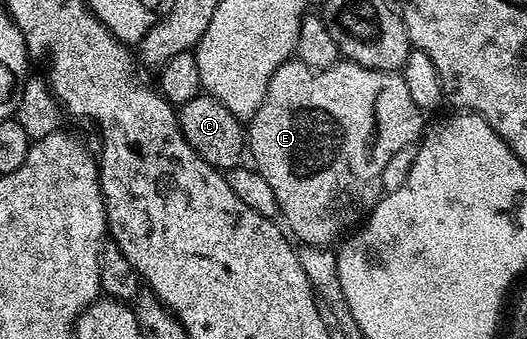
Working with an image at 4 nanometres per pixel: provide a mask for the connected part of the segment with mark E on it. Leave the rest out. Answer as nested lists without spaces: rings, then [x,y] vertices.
[[[288,60],[283,62],[281,68],[277,68],[277,72],[273,72],[273,76],[269,80],[269,88],[266,90],[266,95],[263,97],[263,103],[257,108],[257,112],[249,120],[247,126],[247,148],[249,156],[253,158],[252,163],[258,173],[265,177],[267,187],[271,190],[272,199],[279,206],[289,228],[288,231],[299,239],[302,245],[307,246],[322,246],[328,247],[332,245],[331,242],[335,241],[345,230],[350,231],[355,225],[358,225],[372,210],[375,209],[376,203],[382,197],[382,186],[380,184],[380,176],[367,176],[367,164],[365,164],[365,152],[367,152],[367,146],[361,144],[361,146],[355,146],[355,134],[363,132],[365,136],[365,130],[369,132],[372,128],[369,124],[369,104],[373,96],[367,96],[367,94],[373,94],[375,92],[375,84],[377,82],[377,76],[371,76],[371,70],[365,68],[363,65],[358,65],[355,62],[349,62],[346,60],[340,60],[334,65],[330,66],[327,70],[311,70],[304,62],[298,60]]]

